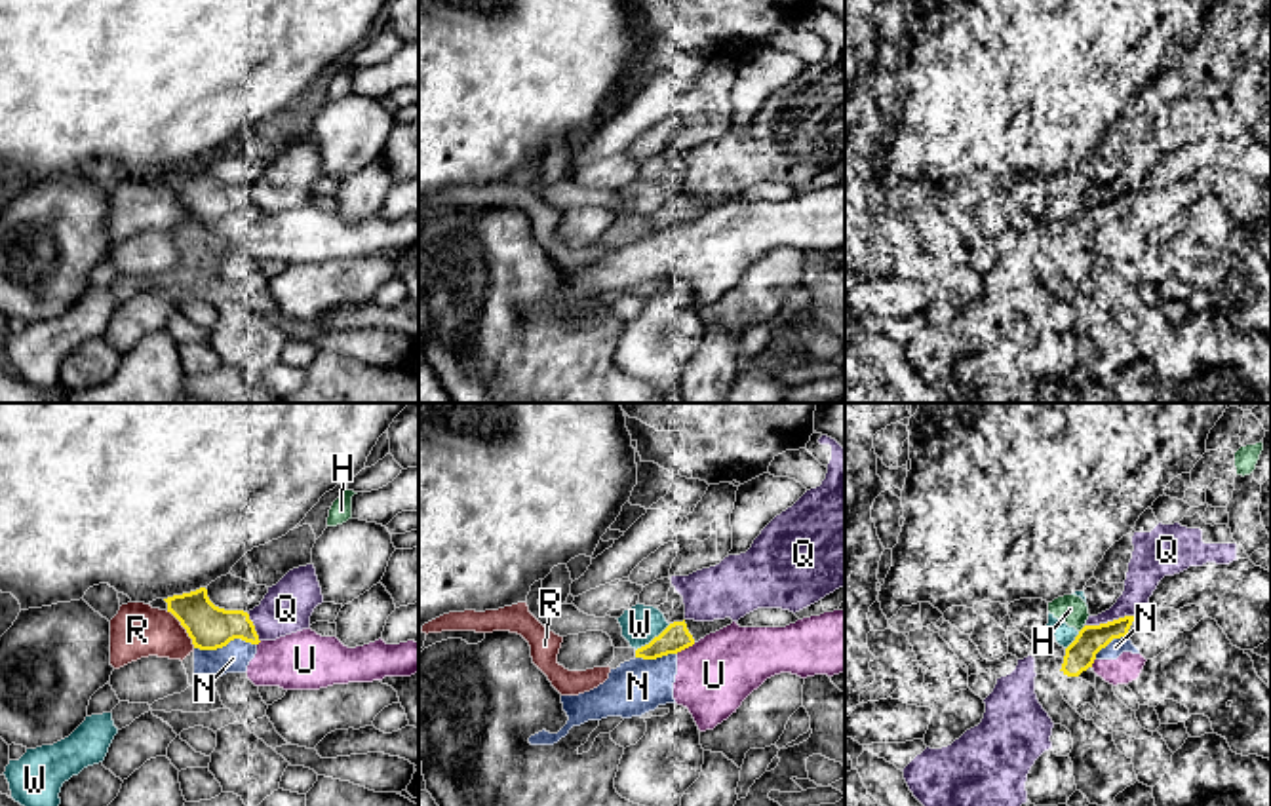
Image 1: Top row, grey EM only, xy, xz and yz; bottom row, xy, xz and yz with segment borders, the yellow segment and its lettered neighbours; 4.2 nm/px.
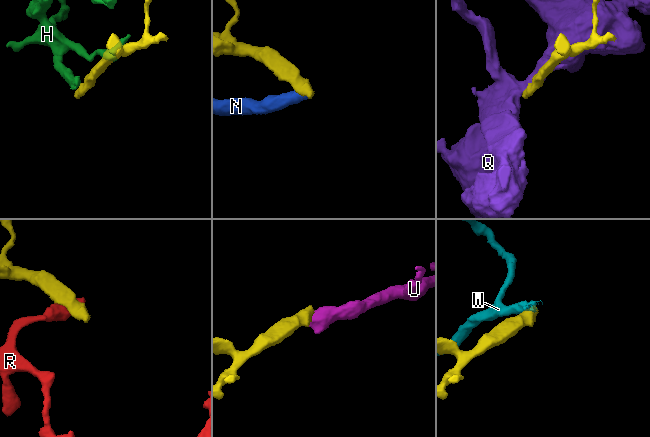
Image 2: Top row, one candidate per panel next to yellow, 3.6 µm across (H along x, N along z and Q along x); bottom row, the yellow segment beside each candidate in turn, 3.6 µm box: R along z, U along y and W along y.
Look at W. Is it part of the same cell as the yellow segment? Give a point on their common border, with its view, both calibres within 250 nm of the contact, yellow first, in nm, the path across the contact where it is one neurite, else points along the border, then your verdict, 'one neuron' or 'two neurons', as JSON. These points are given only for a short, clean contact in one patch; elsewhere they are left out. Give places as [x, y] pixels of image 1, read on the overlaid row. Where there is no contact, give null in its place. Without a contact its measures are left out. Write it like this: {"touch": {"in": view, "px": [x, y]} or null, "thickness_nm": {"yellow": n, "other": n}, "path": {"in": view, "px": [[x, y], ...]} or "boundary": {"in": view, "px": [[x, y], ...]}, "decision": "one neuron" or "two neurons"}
{"touch": {"in": "xz", "px": [655, 637]}, "thickness_nm": {"yellow": 120, "other": 160}, "decision": "two neurons"}

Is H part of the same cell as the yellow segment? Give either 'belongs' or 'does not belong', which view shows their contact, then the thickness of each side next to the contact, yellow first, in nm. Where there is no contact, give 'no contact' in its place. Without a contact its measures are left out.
does not belong | yz | 120/120 nm

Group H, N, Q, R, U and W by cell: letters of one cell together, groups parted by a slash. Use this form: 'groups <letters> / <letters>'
groups H W / N U / Q / R

